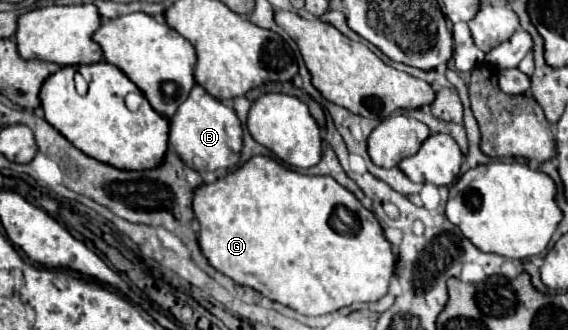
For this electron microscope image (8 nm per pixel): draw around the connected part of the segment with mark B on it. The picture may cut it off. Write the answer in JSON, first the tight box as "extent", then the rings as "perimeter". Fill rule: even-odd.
{"extent":[168,85,242,173],"perimeter":[[[196,85],[190,91],[190,97],[170,117],[168,143],[180,155],[180,159],[194,171],[206,173],[216,169],[232,169],[236,167],[242,151],[242,123],[232,107],[226,107],[204,87]]]}

